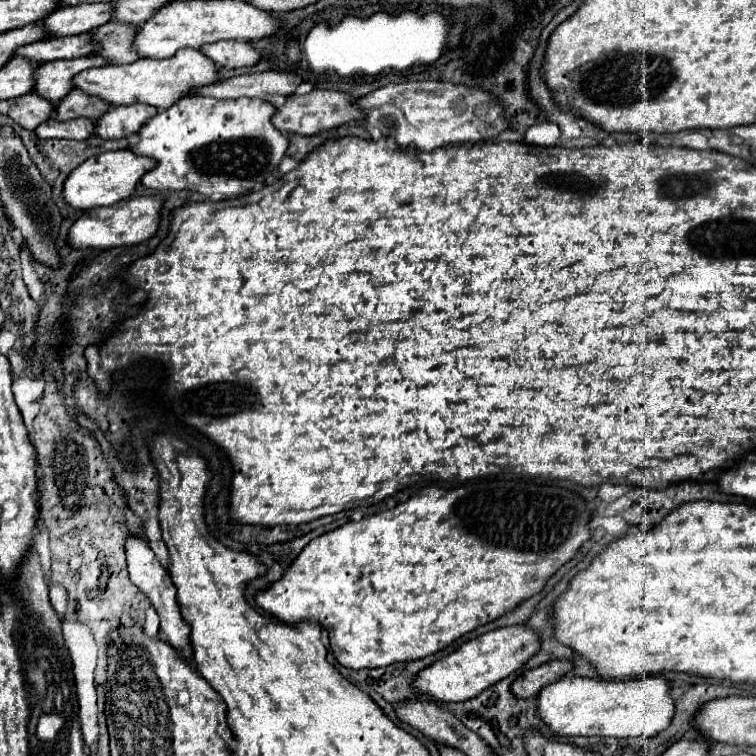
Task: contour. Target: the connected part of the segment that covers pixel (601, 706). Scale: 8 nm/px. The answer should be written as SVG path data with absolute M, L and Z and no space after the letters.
M570 674L548 684L540 692L538 712L556 734L652 738L666 730L672 722L676 706L670 690L670 682L662 676L644 676L636 680L596 680Z

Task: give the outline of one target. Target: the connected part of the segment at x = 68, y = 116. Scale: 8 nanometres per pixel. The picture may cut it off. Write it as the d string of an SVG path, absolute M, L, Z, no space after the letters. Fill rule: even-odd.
M74 88L66 98L62 98L58 102L58 108L56 108L54 116L58 120L72 120L72 118L82 118L82 116L90 118L90 120L96 120L108 108L110 108L110 104L104 102L102 98L96 100L90 94L84 94L82 90Z

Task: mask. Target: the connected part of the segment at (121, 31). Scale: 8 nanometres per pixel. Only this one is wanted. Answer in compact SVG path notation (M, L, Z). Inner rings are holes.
M108 22L92 30L92 38L102 44L102 56L112 64L129 64L140 58L133 47L137 27L126 22Z

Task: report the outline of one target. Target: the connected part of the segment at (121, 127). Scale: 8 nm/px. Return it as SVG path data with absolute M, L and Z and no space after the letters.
M130 104L110 108L96 124L96 136L108 138L126 138L140 132L140 126L148 122L148 118L156 116L156 108L148 104Z

